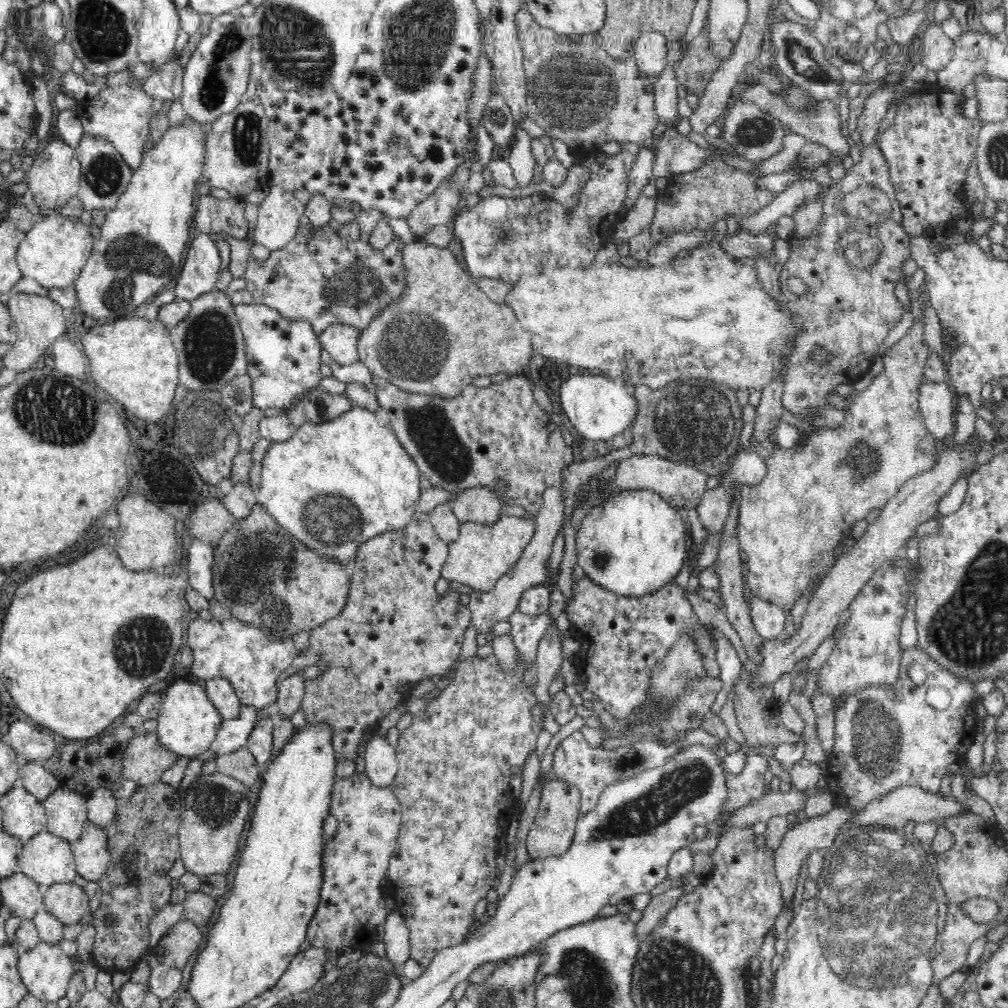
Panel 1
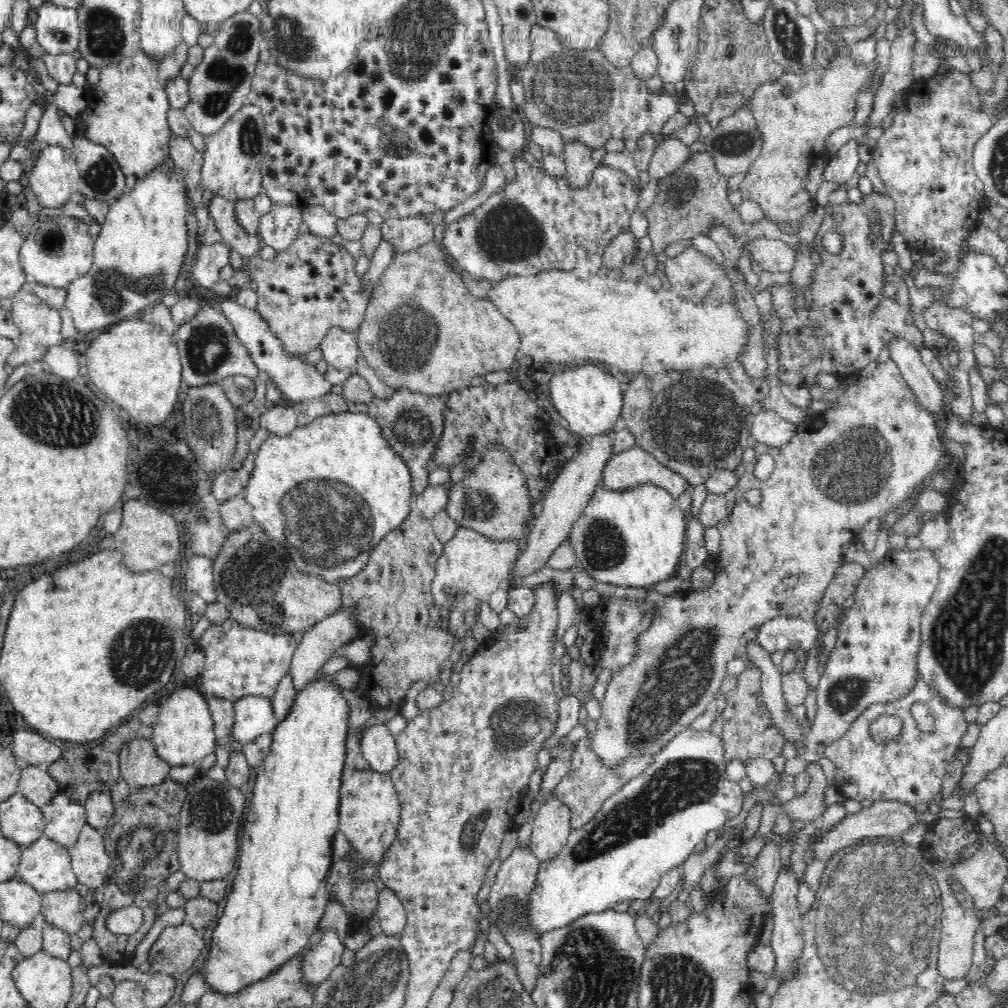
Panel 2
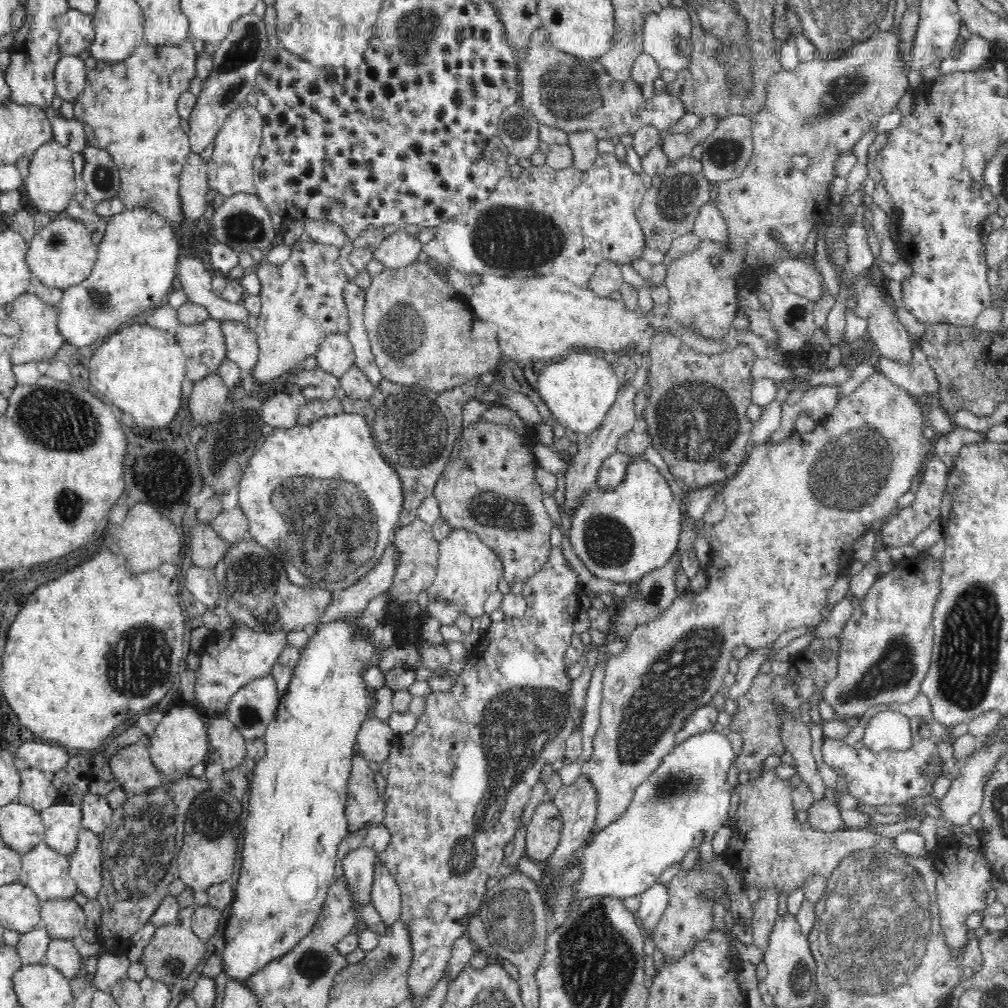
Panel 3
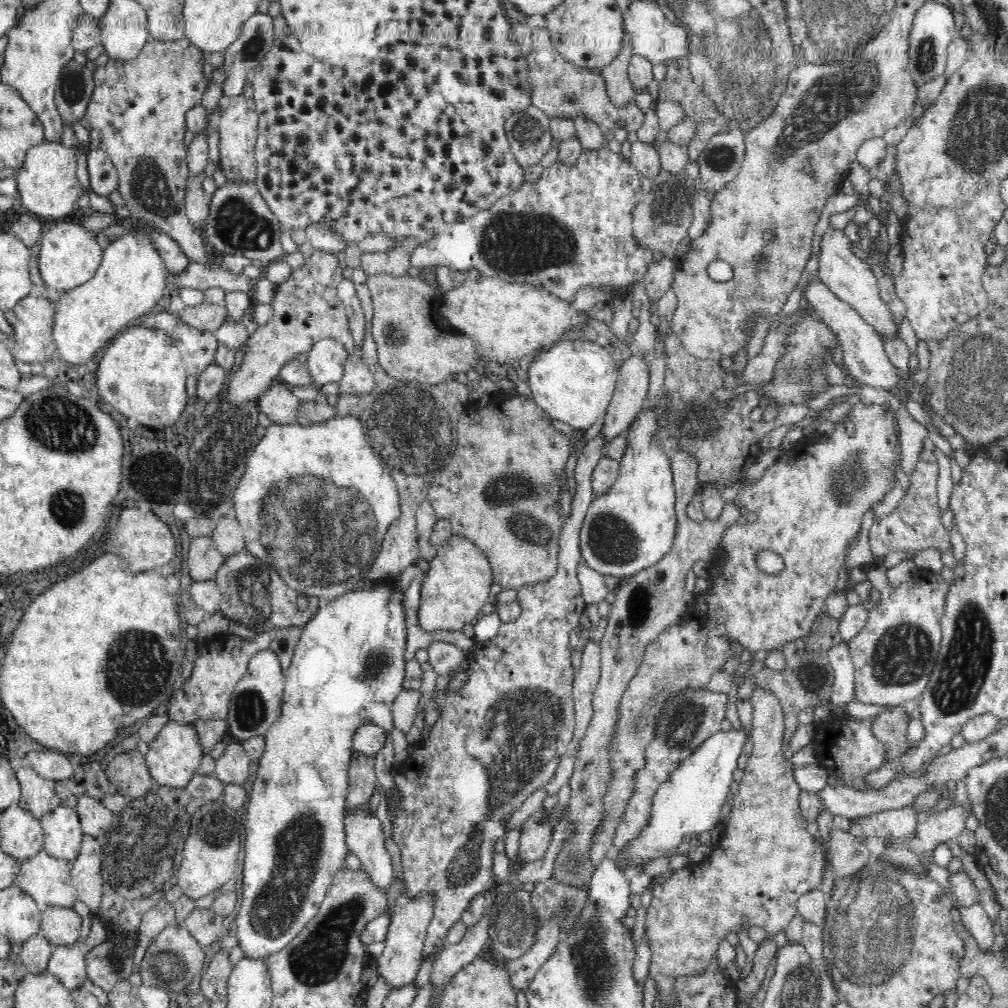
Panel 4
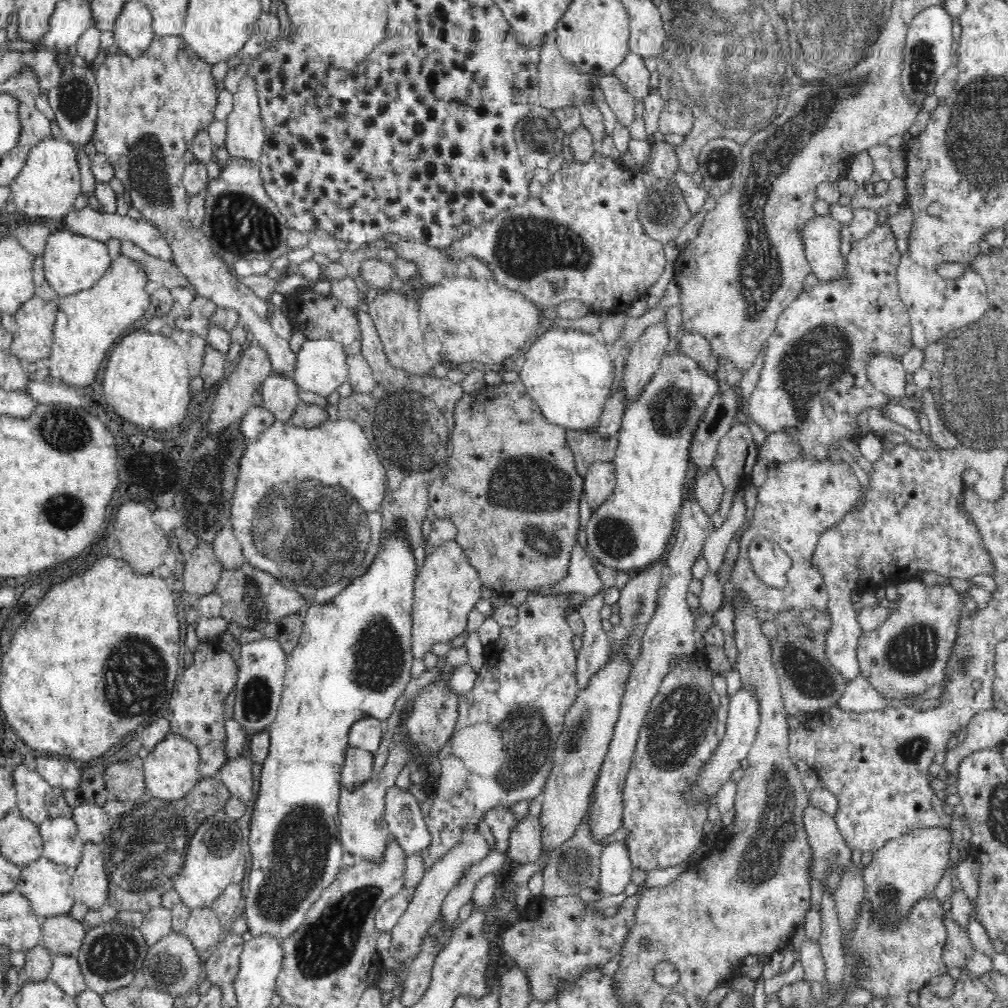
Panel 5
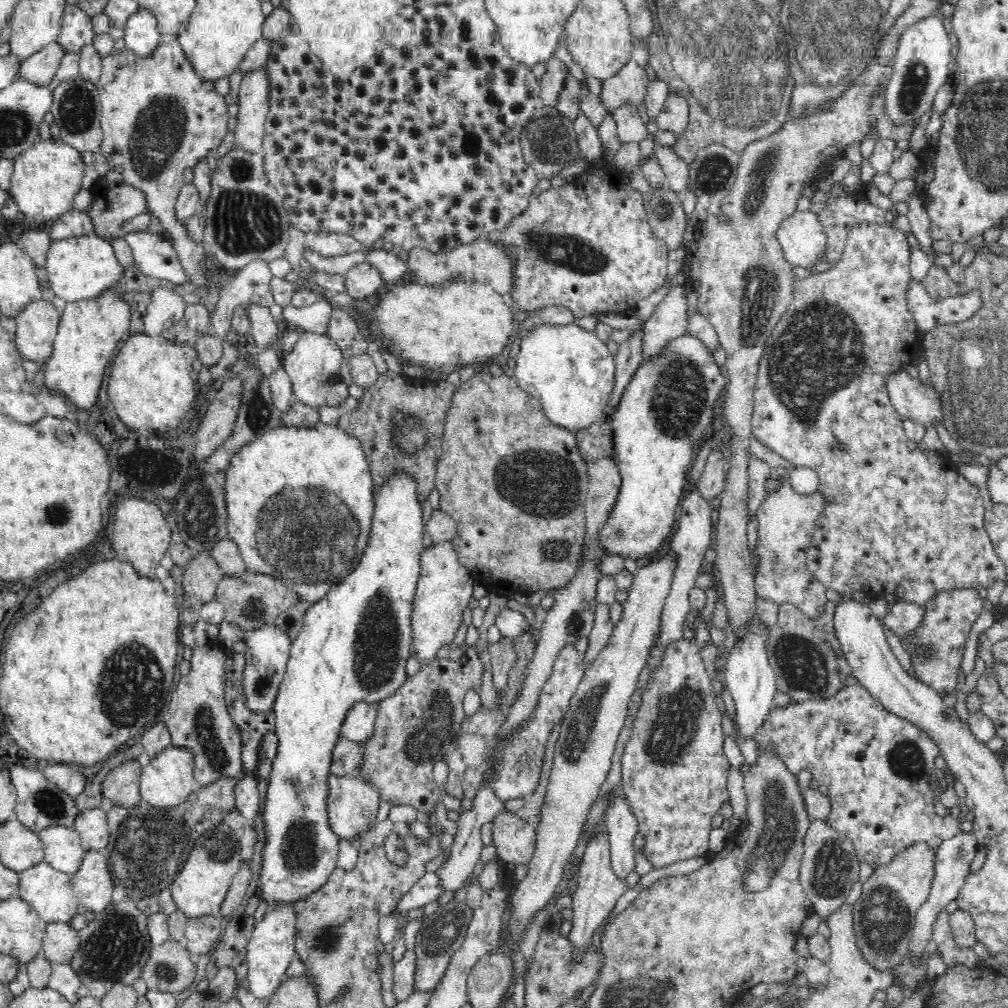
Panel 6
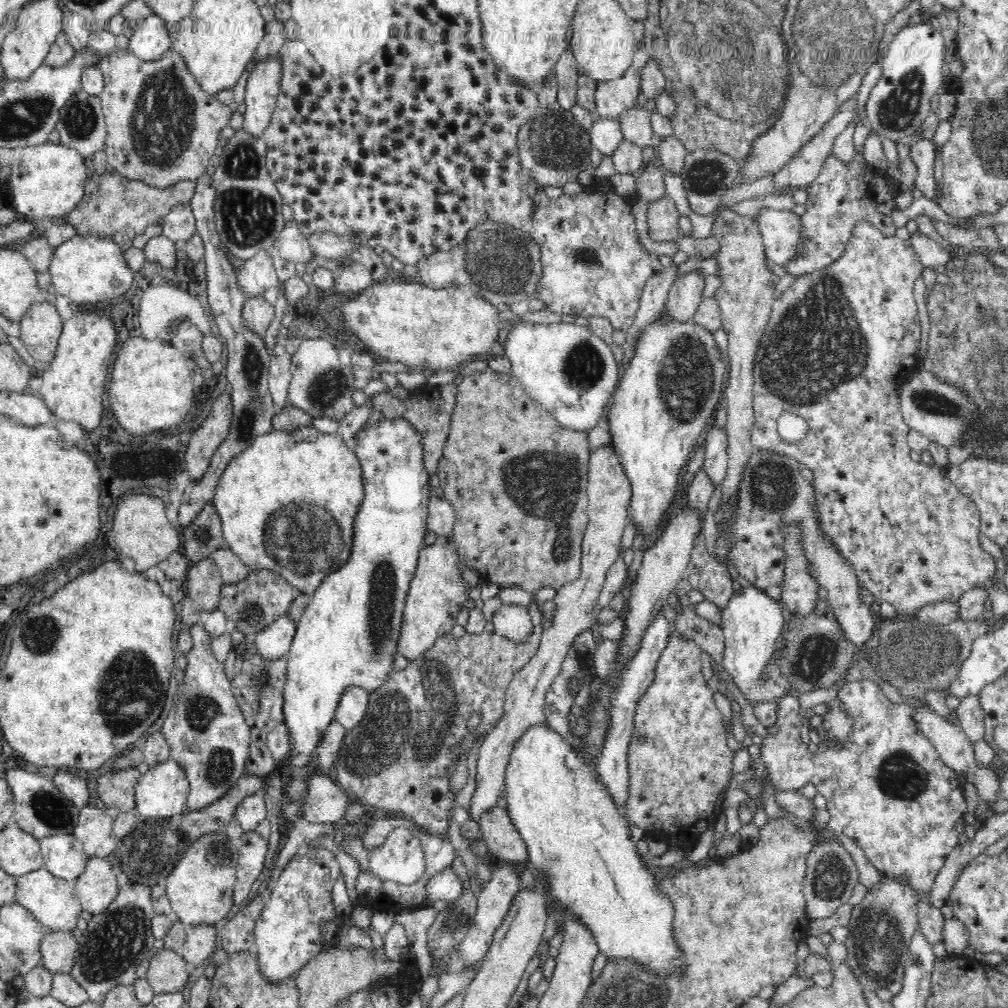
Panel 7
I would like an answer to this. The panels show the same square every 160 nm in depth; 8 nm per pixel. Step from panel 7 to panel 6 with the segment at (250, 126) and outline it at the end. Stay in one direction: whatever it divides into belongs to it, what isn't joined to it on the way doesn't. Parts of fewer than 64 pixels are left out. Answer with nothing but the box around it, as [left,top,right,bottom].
[234,67,269,154]

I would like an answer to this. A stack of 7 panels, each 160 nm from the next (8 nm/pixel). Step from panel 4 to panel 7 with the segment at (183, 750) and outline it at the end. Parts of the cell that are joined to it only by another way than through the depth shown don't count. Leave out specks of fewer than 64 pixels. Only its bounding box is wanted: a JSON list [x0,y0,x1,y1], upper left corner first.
[135,758,189,820]

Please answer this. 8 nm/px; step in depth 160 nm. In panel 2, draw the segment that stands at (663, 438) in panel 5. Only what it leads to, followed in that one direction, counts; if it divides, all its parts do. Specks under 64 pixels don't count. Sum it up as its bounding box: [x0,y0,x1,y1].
[568,484,686,588]

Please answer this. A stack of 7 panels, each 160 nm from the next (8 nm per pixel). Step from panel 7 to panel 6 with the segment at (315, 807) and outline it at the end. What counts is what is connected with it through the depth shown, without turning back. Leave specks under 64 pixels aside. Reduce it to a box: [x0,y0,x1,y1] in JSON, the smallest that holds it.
[328,774,380,842]

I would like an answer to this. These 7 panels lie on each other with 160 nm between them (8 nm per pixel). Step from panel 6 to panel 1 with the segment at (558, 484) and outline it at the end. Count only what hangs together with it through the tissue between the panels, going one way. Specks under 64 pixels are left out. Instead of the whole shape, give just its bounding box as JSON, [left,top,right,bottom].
[452,487,503,523]

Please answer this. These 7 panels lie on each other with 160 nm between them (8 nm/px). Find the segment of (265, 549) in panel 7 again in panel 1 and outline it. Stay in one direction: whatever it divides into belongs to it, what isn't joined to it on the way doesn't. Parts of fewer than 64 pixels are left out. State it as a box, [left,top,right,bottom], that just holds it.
[256,406,421,564]

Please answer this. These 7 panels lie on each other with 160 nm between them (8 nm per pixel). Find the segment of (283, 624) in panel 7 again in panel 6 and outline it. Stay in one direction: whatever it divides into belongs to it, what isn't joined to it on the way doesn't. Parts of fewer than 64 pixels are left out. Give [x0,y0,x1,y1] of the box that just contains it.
[242,623,292,715]

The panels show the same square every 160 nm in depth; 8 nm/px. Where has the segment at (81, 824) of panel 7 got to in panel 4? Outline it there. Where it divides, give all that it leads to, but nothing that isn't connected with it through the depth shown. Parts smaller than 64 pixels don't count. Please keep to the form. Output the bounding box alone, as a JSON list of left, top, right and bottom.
[75,796,113,838]

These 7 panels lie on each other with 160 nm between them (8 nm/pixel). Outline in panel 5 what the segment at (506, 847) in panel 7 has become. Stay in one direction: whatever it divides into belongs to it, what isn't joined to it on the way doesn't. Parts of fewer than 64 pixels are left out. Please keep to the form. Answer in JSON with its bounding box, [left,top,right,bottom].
[508,815,543,864]

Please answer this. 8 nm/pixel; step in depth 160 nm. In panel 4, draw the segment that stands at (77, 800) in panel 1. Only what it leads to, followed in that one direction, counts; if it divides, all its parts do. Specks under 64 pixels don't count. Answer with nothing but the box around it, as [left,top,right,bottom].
[41,804,83,862]

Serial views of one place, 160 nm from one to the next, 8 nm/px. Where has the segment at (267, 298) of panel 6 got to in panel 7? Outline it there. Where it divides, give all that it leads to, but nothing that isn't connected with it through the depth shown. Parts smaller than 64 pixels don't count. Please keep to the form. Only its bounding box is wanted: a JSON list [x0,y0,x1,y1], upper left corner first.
[237,250,279,297]

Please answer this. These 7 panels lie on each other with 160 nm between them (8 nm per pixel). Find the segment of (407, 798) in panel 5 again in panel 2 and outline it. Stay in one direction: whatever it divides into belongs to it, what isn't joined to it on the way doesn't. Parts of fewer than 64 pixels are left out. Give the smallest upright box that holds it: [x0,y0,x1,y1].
[199,676,350,996]

